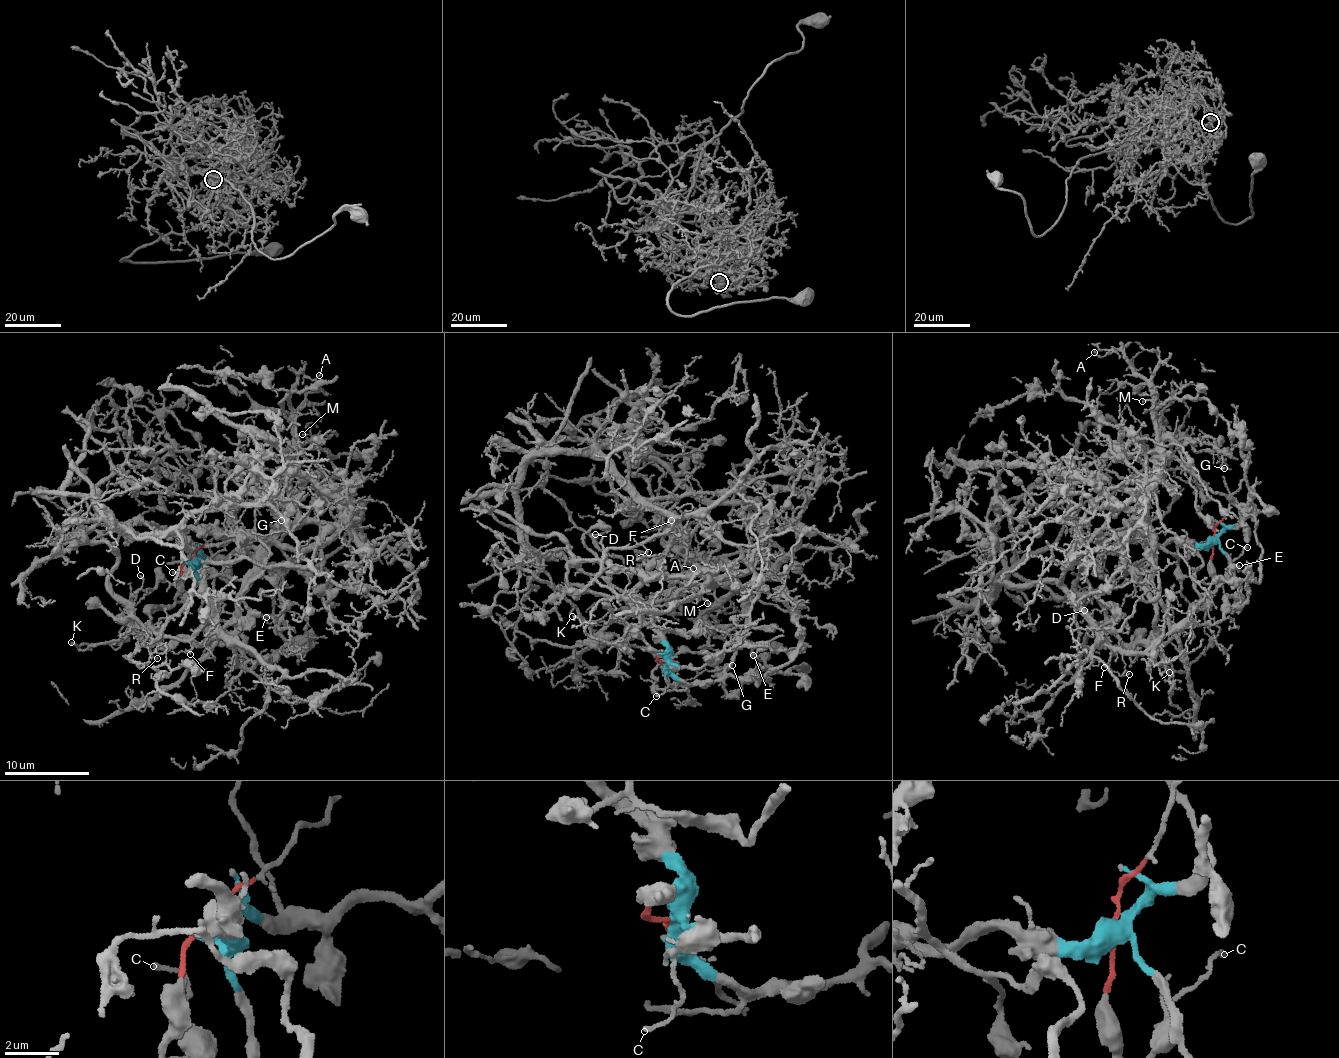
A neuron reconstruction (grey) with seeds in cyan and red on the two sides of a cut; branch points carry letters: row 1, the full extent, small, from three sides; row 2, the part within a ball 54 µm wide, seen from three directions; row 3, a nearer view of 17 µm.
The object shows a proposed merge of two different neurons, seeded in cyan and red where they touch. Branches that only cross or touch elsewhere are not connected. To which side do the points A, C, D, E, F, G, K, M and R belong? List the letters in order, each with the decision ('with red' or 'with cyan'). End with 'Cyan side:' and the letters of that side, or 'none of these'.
A: with cyan
C: with red
D: with red
E: with cyan
F: with red
G: with cyan
K: with red
M: with cyan
R: with red
Cyan side: A, E, G, M

